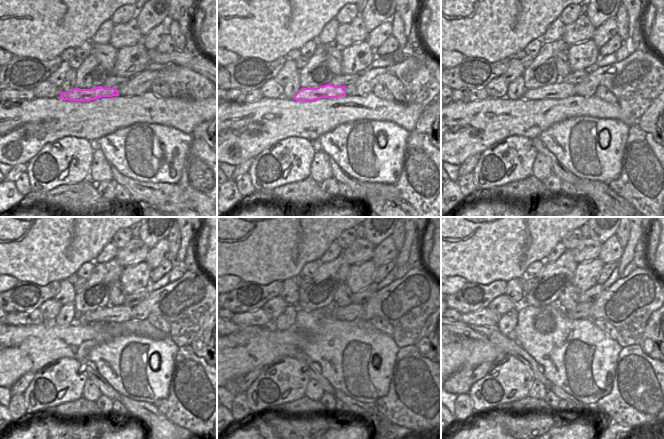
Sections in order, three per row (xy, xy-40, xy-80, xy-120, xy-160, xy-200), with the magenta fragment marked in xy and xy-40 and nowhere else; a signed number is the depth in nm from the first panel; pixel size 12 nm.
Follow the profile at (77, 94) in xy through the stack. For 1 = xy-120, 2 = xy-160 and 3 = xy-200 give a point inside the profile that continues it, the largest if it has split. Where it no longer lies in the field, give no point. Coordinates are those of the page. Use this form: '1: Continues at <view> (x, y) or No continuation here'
1: Continues at xy-120 (120, 313)
2: Continues at xy-160 (353, 312)
3: Continues at xy-200 (581, 311)

